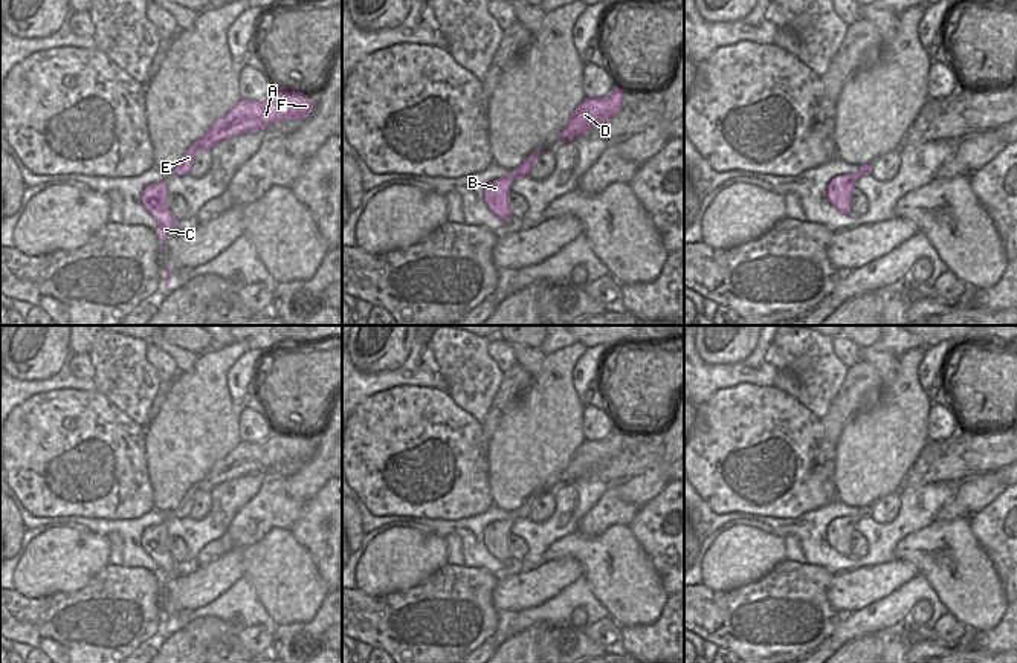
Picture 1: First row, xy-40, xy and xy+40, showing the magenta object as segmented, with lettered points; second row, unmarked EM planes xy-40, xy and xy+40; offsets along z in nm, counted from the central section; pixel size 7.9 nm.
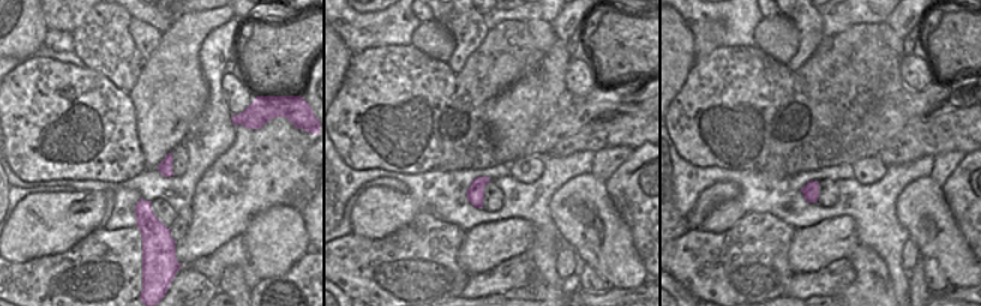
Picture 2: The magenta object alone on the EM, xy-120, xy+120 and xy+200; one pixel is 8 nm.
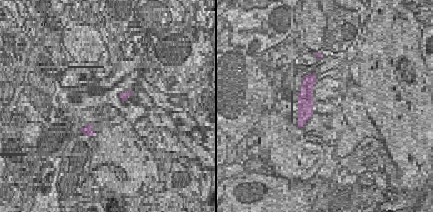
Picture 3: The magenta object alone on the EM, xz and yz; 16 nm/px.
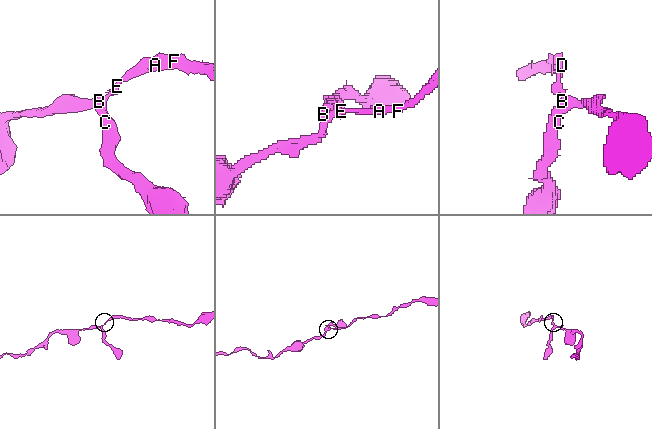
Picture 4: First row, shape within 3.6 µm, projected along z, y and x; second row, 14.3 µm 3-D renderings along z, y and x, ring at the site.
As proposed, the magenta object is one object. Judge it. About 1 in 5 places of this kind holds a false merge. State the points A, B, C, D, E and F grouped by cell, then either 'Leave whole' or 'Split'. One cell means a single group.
Groups: A B C D E F. Leave whole.

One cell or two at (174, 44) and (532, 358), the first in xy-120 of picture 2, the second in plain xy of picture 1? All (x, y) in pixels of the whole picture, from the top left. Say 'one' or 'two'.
two

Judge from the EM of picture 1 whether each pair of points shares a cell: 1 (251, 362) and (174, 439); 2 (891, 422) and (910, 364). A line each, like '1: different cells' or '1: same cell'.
1: different cells
2: same cell

